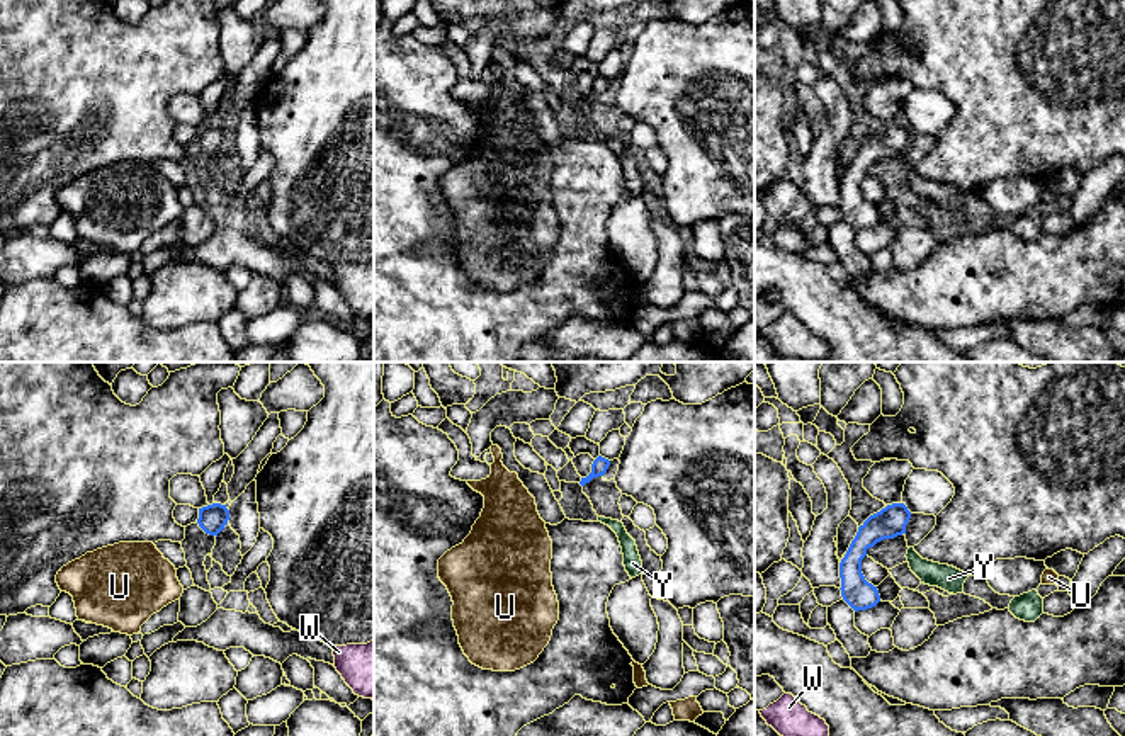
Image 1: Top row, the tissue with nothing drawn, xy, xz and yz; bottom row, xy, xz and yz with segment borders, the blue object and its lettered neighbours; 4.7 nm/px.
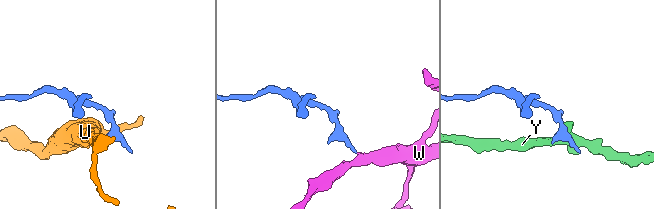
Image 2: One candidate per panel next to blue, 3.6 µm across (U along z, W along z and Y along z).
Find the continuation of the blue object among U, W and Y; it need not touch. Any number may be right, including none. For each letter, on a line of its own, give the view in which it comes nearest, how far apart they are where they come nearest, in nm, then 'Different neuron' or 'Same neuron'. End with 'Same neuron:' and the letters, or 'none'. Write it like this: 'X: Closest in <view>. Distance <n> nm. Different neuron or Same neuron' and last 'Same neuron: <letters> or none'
U: Closest in xy. Distance 220 nm. Different neuron
W: Closest in yz. Distance 500 nm. Same neuron
Y: Closest in yz. Distance 80 nm. Different neuron
Same neuron: W

